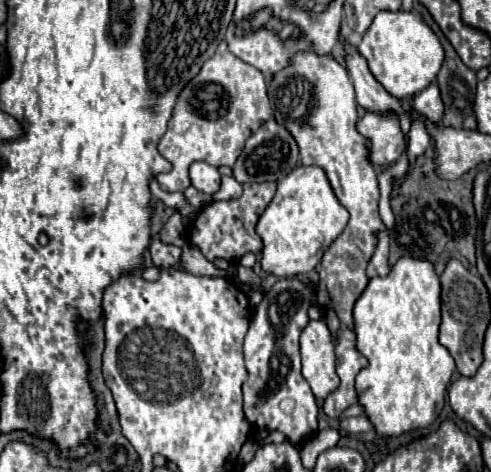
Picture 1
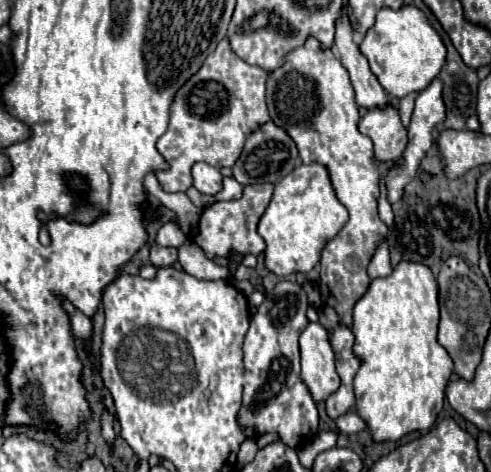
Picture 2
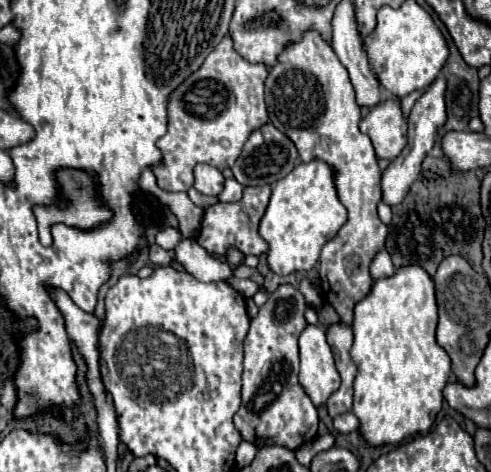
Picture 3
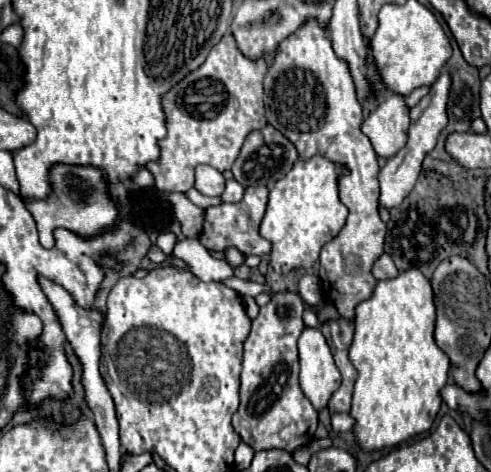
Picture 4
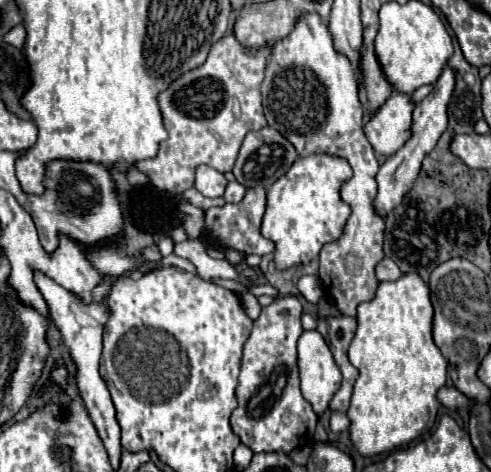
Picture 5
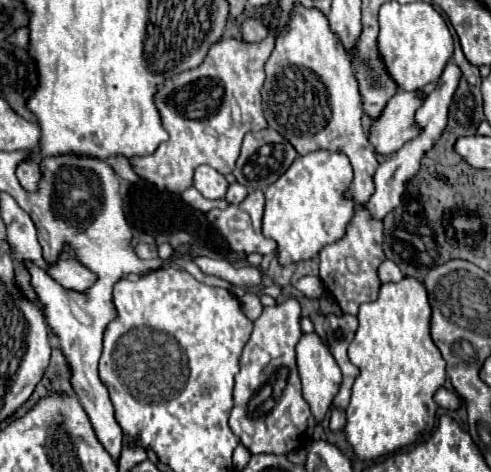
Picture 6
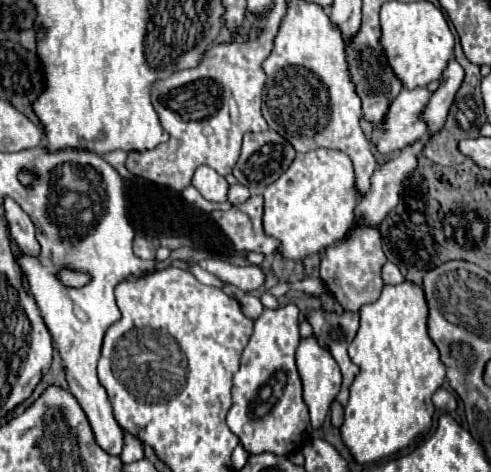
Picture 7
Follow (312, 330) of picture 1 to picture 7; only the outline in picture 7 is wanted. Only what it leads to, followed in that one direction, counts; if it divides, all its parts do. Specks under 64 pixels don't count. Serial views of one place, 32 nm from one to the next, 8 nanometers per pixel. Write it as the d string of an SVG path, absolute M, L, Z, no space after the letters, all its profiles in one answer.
M316 336L300 340L296 348L296 364L302 378L304 402L308 404L312 426L318 428L340 390L340 368L332 354L318 344Z

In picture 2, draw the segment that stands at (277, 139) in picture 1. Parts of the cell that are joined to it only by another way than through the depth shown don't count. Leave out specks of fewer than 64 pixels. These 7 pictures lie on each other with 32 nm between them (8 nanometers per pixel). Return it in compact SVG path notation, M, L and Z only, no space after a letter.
M270 120L246 140L244 150L232 170L234 170L234 178L240 184L262 184L262 182L276 182L284 178L288 172L294 170L296 164L298 164L298 148L294 140L288 136L288 132L284 132L284 128L272 124Z

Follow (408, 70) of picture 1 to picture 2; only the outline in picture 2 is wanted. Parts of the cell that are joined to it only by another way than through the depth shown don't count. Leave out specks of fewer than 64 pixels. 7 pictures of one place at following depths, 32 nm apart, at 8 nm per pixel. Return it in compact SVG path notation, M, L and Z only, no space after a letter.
M402 6L400 10L382 8L376 16L374 26L366 32L360 52L370 62L372 74L394 98L404 98L412 92L422 92L440 72L446 60L446 48L438 32L430 26L428 18L416 6Z

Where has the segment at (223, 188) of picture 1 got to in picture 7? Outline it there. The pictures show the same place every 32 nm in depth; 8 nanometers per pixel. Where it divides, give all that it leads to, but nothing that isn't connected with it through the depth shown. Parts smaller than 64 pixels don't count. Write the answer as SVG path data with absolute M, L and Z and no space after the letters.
M242 184L230 186L230 190L228 190L228 202L230 202L230 204L238 206L238 204L246 202L248 198L250 198L250 190L248 190L246 186L242 186Z

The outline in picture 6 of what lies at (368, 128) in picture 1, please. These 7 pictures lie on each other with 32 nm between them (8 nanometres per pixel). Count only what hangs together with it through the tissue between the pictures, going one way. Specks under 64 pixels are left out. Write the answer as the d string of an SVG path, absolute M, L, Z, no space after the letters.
M396 92L392 100L384 106L384 112L372 120L370 144L378 154L390 156L400 150L408 140L418 136L420 128L414 122L414 112L422 104L424 96L420 92Z

